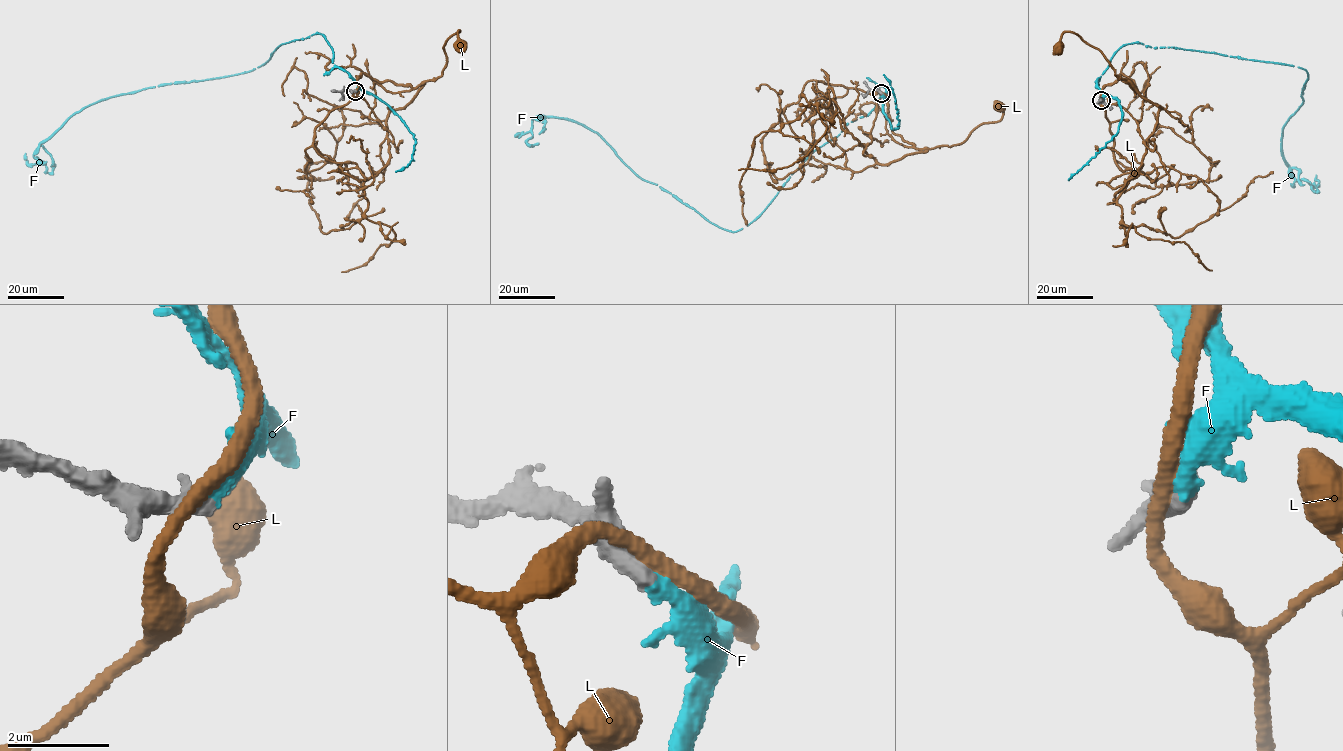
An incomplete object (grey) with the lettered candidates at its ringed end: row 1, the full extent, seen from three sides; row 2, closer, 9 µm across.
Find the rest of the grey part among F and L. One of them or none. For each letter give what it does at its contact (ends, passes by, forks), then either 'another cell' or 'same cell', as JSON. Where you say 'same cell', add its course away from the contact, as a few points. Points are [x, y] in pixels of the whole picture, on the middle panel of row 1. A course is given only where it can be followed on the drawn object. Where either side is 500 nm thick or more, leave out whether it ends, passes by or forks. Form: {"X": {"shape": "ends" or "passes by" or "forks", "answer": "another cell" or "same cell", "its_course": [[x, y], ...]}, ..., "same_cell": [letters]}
{"F": {"shape": "ends", "answer": "same cell", "its_course": [[881, 93], [734, 232], [642, 179], [583, 125], [537, 116], [527, 141], [538, 144]]}, "L": {"answer": "another cell"}, "same_cell": ["F"]}

